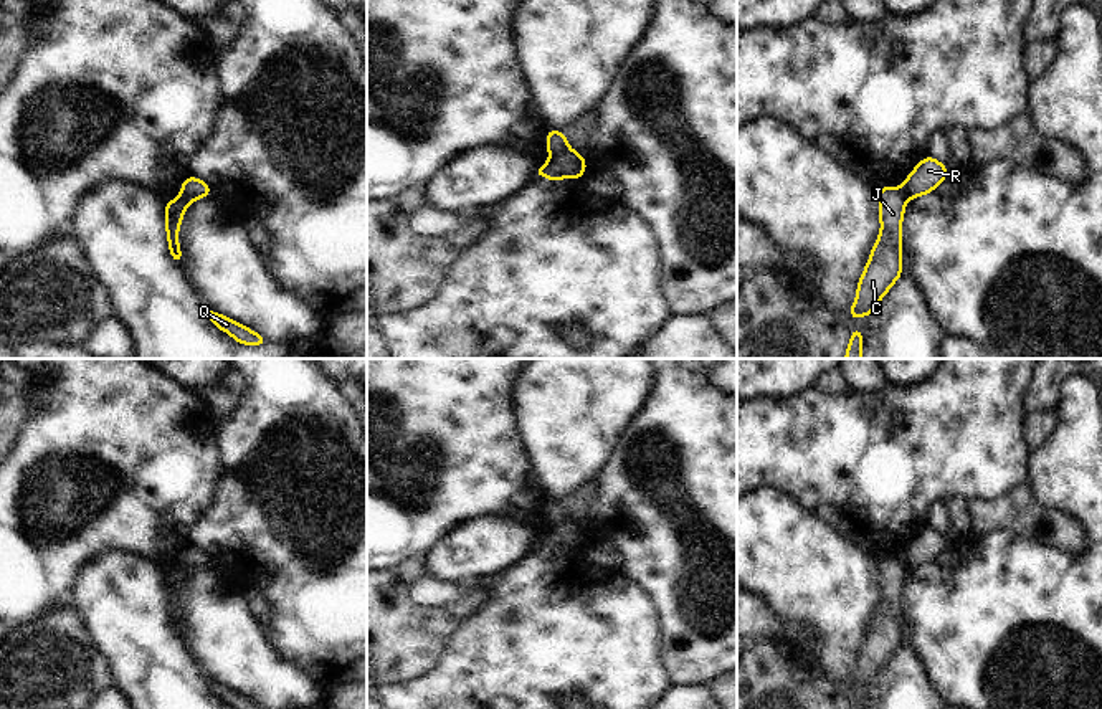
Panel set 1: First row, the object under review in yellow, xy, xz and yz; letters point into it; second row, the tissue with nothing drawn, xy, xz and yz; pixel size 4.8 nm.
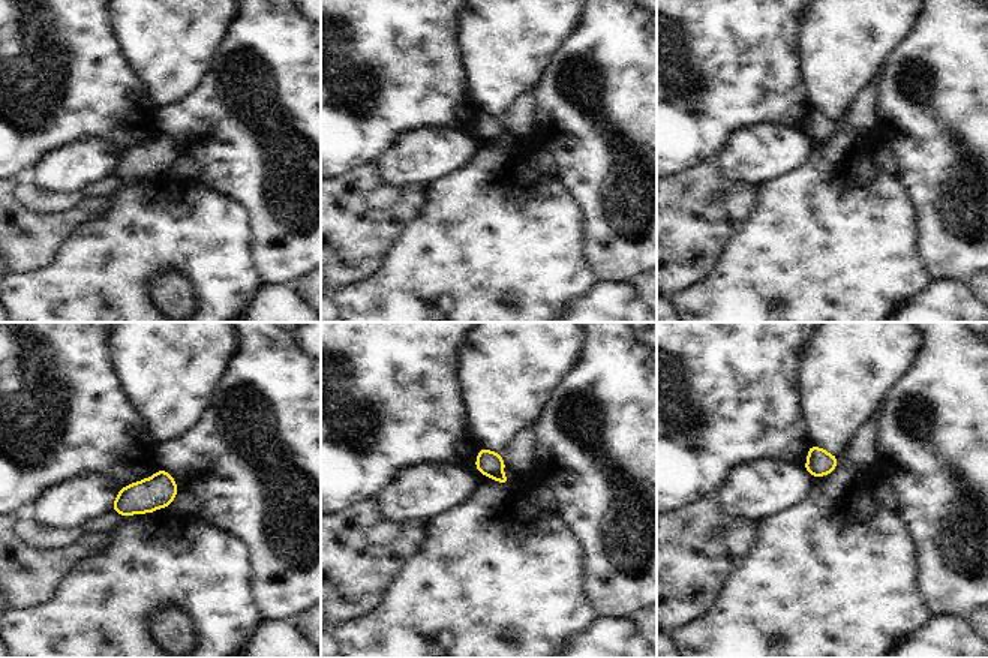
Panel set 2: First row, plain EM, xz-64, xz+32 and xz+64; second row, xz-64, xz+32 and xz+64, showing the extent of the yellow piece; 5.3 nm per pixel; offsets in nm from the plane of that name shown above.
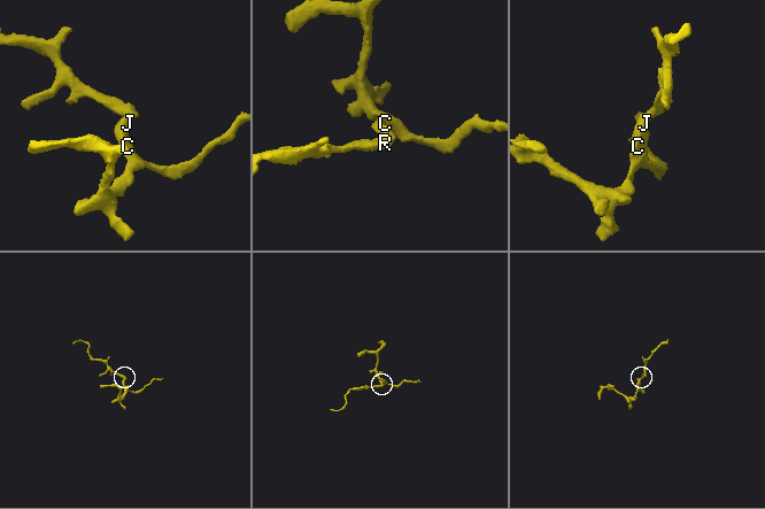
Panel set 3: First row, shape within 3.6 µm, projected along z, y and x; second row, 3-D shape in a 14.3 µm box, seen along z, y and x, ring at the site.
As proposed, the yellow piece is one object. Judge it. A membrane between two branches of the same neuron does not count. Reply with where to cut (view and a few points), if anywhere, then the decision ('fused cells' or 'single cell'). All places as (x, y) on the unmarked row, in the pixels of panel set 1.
xz (569, 518), (550, 526) | fused cells

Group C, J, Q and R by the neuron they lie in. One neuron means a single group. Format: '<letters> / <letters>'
C J Q / R

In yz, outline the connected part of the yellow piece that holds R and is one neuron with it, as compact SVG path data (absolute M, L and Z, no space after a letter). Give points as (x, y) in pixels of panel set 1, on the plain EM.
M925 527L907 547L902 554L900 560L907 569L915 569L924 564L930 564L935 557L938 557L945 547L948 539L942 535L938 531L932 527Z

